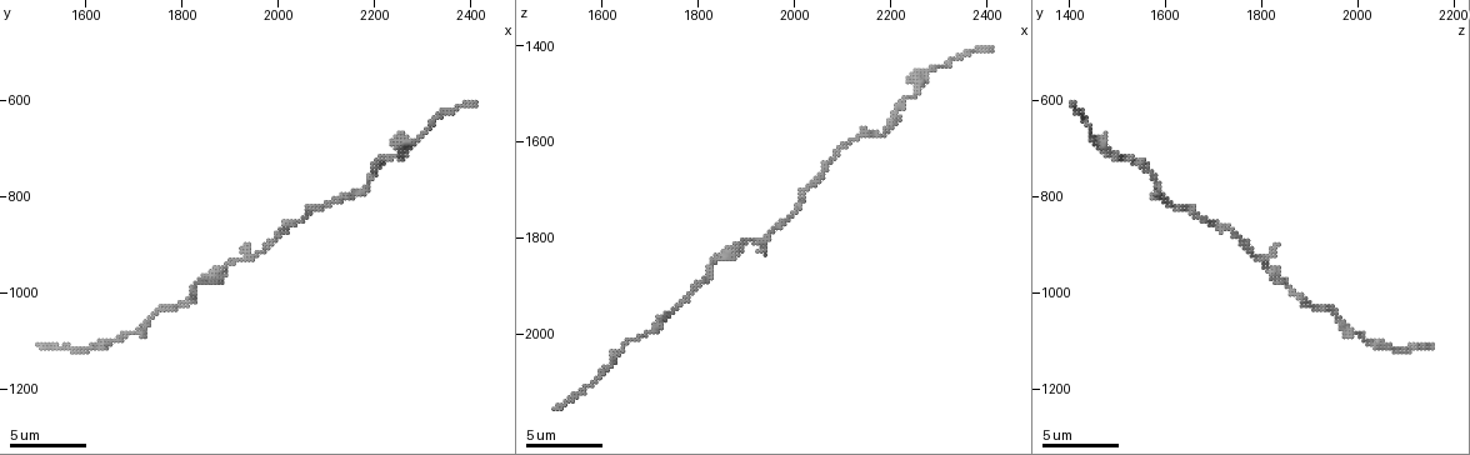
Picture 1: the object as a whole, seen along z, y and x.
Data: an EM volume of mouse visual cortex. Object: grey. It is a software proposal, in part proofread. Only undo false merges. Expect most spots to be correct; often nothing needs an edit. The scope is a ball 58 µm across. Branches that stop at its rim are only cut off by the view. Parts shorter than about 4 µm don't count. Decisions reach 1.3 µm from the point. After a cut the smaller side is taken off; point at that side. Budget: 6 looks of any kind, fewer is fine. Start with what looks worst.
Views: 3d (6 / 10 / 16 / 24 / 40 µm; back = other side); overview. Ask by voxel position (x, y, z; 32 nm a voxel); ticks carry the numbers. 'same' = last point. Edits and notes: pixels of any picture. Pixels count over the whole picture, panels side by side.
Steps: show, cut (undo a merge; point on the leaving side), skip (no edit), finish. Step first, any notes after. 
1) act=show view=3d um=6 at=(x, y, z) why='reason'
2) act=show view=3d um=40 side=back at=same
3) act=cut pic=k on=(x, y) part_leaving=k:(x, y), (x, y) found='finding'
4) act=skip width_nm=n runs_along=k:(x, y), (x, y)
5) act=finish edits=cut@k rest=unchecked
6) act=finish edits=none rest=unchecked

act=show view=3d um=10 at=(2280, 685, 1455) why='calibre changes'

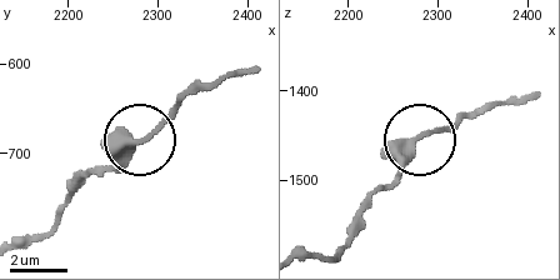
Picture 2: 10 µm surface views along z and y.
act=skip width_nm=300 runs_along=2:(21, 239), (43, 231), (81, 179), (150, 131), (198, 84) found='continuous, no second neuron'

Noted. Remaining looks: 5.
act=show view=3d um=10 at=(2040, 860, 1690) why='thin neck'

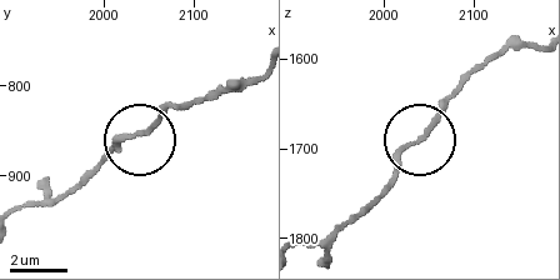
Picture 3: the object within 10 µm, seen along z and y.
act=skip width_nm=170 found='one neuron here'

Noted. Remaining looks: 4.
act=show view=3d um=10 at=(1890, 950, 1815) why='sudden change in width'

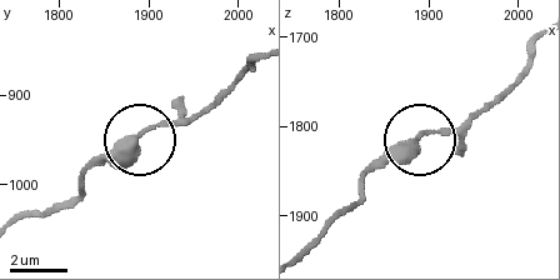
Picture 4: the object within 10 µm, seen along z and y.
act=show view=3d um=6 at=(1890, 945, 1815)

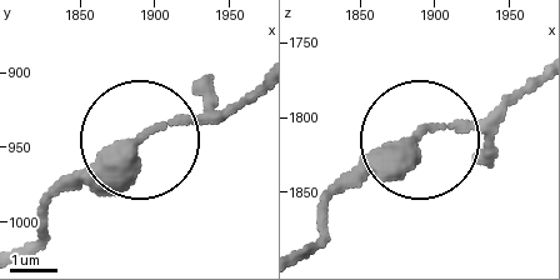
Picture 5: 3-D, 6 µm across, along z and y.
act=skip width_nm=280 found='continuous, no second neuron'

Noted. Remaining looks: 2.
act=finish edits=none rest=unchecked

